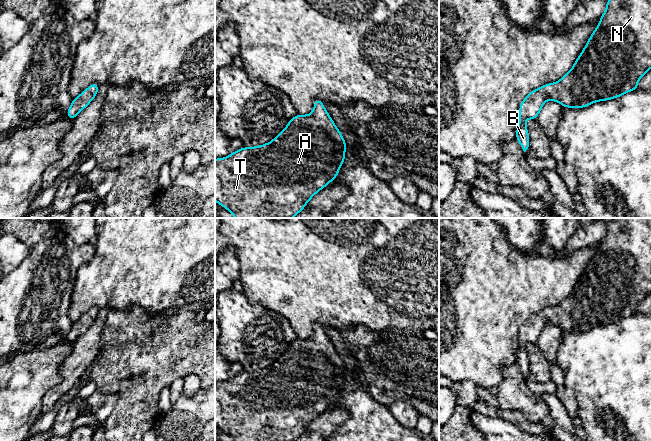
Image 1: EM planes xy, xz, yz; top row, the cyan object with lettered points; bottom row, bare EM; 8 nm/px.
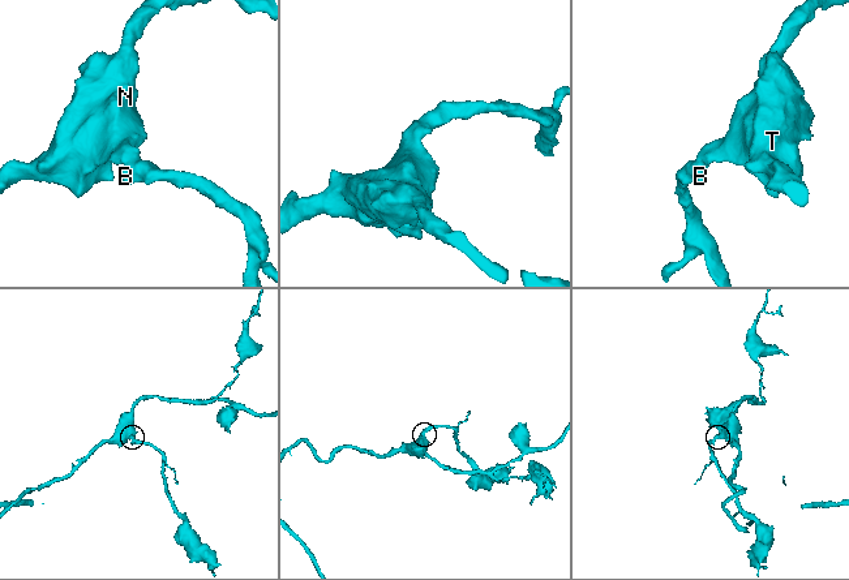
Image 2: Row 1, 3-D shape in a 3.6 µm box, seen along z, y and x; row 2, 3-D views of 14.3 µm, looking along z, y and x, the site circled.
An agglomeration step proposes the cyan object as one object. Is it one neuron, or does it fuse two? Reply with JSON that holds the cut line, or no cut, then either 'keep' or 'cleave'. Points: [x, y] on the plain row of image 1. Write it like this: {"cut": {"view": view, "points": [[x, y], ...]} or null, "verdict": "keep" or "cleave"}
{"cut": null, "verdict": "keep"}

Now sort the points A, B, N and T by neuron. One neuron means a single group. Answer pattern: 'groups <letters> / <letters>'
groups A B N T

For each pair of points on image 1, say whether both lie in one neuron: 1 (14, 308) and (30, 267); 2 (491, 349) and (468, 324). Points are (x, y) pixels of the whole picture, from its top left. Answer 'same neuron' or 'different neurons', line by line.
1: same neuron
2: same neuron

